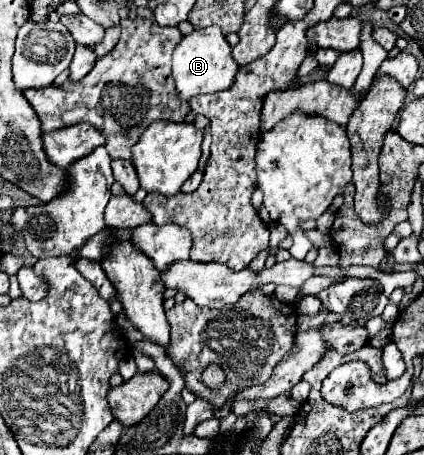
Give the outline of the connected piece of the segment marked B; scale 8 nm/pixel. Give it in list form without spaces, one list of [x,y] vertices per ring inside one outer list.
[[[211,25],[205,29],[195,29],[191,35],[183,37],[173,53],[173,79],[177,85],[177,95],[185,101],[203,93],[217,93],[229,89],[239,71],[239,65],[231,57],[231,45],[219,27]]]

